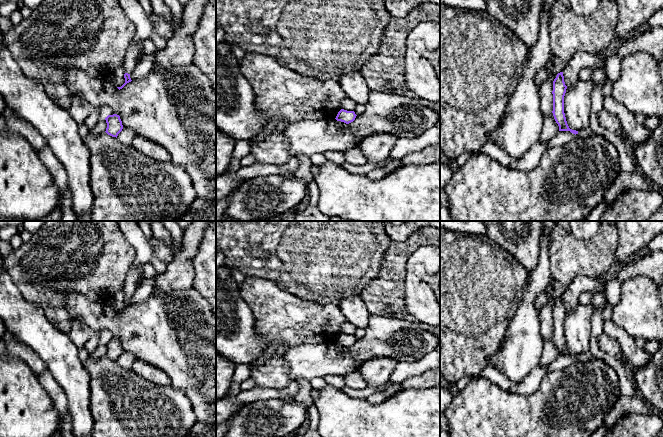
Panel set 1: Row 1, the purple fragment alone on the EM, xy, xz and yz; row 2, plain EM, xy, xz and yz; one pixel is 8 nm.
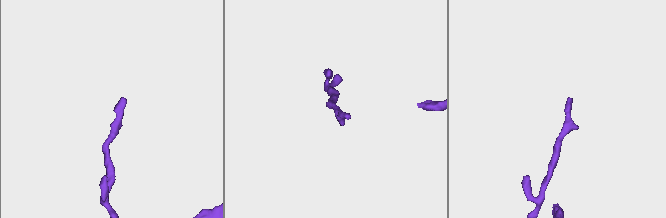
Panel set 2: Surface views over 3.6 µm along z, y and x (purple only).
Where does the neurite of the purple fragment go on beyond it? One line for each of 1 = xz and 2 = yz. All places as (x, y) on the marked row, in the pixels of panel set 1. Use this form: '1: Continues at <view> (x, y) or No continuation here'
1: No continuation here
2: No continuation here

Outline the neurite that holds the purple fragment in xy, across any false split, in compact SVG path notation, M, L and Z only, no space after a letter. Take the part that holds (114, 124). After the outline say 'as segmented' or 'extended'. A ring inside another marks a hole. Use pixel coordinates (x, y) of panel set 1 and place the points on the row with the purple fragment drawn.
M117 114L108 115L106 118L107 128L106 133L112 137L118 136L118 134L122 131L123 125L120 119L120 116Z; as segmented

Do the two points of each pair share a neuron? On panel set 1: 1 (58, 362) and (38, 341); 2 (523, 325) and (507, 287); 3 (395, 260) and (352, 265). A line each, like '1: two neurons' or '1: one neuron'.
1: one neuron
2: two neurons
3: two neurons

